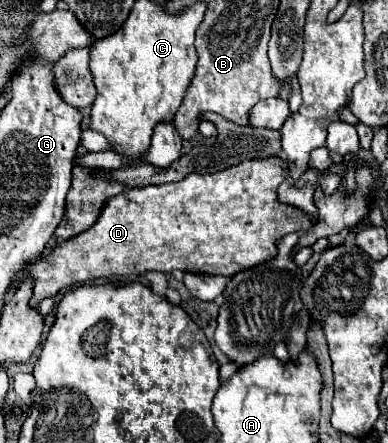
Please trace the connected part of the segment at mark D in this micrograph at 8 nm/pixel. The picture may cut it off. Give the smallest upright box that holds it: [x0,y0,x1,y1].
[16,157,370,307]

